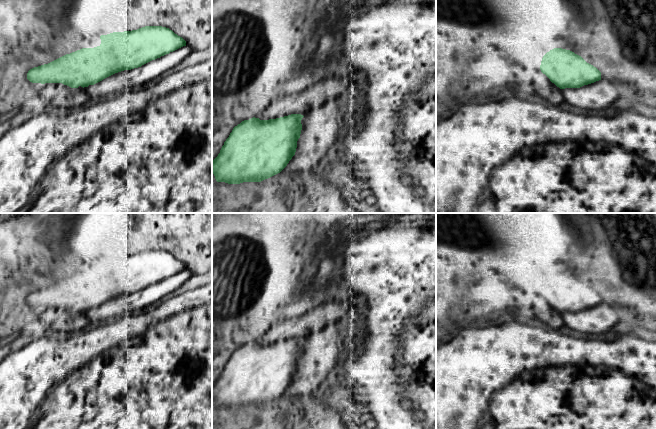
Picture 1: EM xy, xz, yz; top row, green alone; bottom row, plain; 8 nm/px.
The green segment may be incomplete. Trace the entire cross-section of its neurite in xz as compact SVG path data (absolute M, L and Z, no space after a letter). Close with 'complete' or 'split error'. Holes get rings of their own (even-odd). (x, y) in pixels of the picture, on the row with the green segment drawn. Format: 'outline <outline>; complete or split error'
outline M304 116L260 120L251 118L235 126L212 161L217 182L261 182L280 173L295 155Z; complete

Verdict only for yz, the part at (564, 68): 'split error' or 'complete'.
complete

